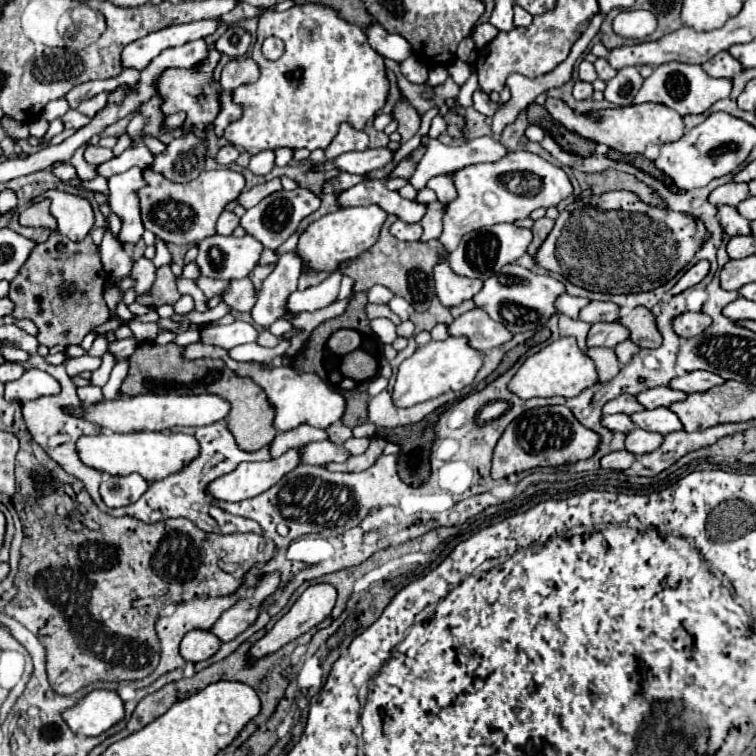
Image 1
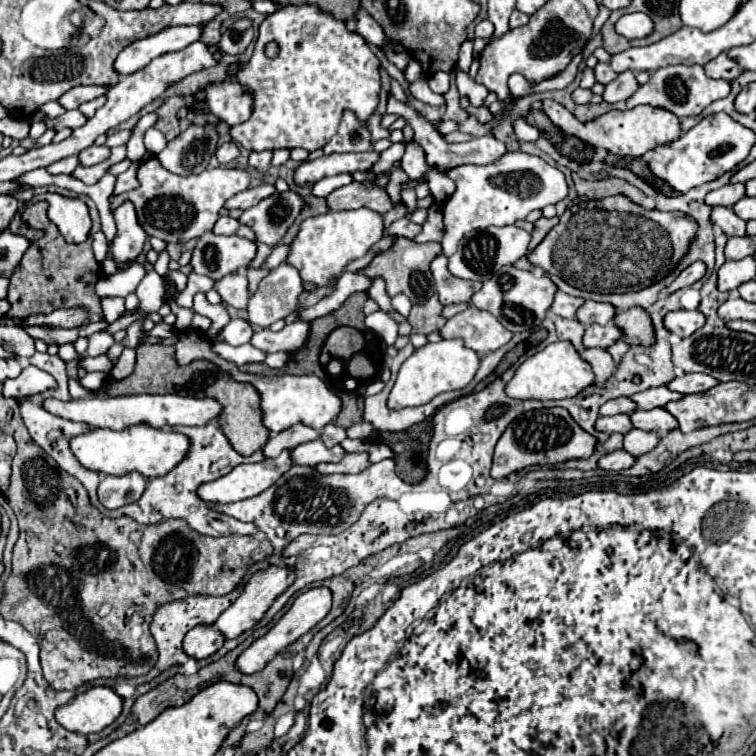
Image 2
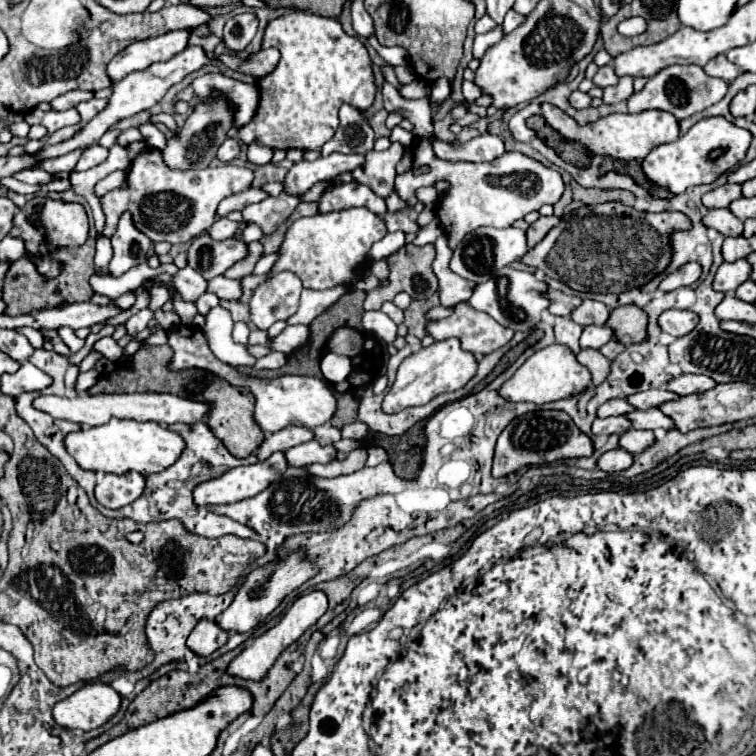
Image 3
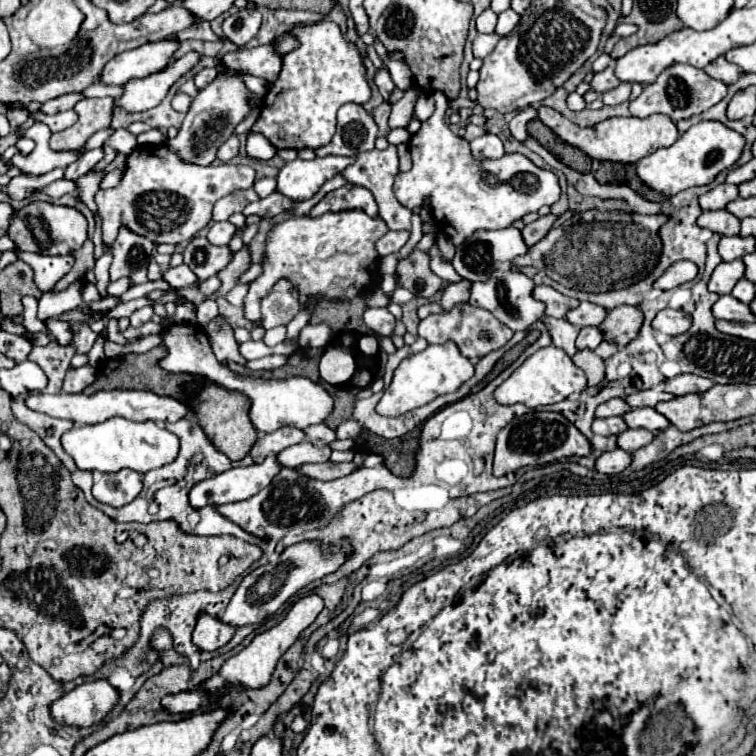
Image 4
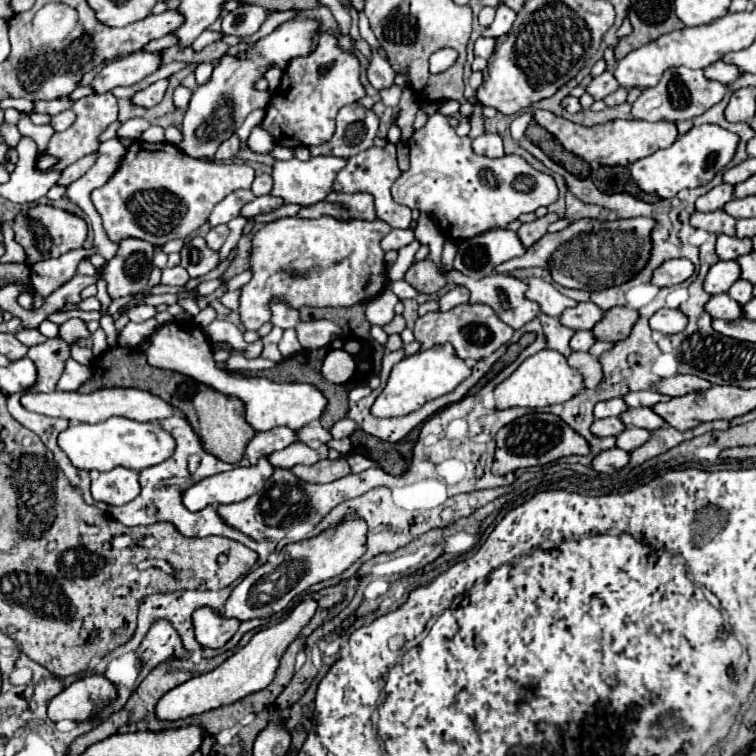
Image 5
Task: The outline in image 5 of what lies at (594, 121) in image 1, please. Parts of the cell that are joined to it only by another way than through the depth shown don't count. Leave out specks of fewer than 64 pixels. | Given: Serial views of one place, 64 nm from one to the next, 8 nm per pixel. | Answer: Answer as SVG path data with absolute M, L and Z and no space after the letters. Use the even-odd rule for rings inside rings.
M534 110L534 120L544 126L548 132L552 132L560 144L574 152L576 156L580 156L586 162L598 162L604 166L630 166L640 158L646 158L650 154L654 154L660 148L668 148L676 142L678 138L678 130L672 122L668 120L658 120L658 122L646 122L646 120L610 120L604 124L596 124L596 126L580 126L574 124L562 116L556 116L550 110Z

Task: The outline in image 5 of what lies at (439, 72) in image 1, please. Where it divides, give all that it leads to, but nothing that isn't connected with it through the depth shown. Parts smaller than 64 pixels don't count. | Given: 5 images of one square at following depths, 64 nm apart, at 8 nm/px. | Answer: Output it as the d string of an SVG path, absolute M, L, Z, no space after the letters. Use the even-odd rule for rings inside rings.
M440 112L432 114L426 126L412 134L412 138L408 140L408 148L410 148L410 170L402 172L400 178L394 182L392 196L398 204L432 214L438 222L440 232L454 242L468 240L486 230L506 228L520 214L536 212L536 208L550 206L558 200L558 186L550 174L544 174L532 168L522 156L512 154L512 156L502 156L492 160L492 158L474 154L470 146L470 138L458 136L454 128L448 124L448 118Z

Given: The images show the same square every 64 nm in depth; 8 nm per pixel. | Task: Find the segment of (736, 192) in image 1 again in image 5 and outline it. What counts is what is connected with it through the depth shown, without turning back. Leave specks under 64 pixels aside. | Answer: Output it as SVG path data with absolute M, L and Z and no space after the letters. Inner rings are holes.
M720 184L696 200L696 210L698 212L720 210L732 198L734 198L734 188L730 184Z

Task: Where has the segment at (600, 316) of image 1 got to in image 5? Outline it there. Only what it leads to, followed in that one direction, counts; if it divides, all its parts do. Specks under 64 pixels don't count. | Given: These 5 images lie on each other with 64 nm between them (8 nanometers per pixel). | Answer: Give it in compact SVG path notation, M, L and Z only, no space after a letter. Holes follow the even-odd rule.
M580 302L576 308L568 308L562 312L560 322L572 330L592 330L596 322L600 322L604 312L592 302Z

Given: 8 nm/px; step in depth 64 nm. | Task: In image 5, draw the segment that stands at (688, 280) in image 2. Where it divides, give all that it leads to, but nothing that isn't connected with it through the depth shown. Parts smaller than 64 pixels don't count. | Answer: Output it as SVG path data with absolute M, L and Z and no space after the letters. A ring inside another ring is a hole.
M674 258L674 260L666 260L652 276L650 284L658 286L658 288L670 288L676 284L686 282L690 276L694 274L694 264L686 258Z

